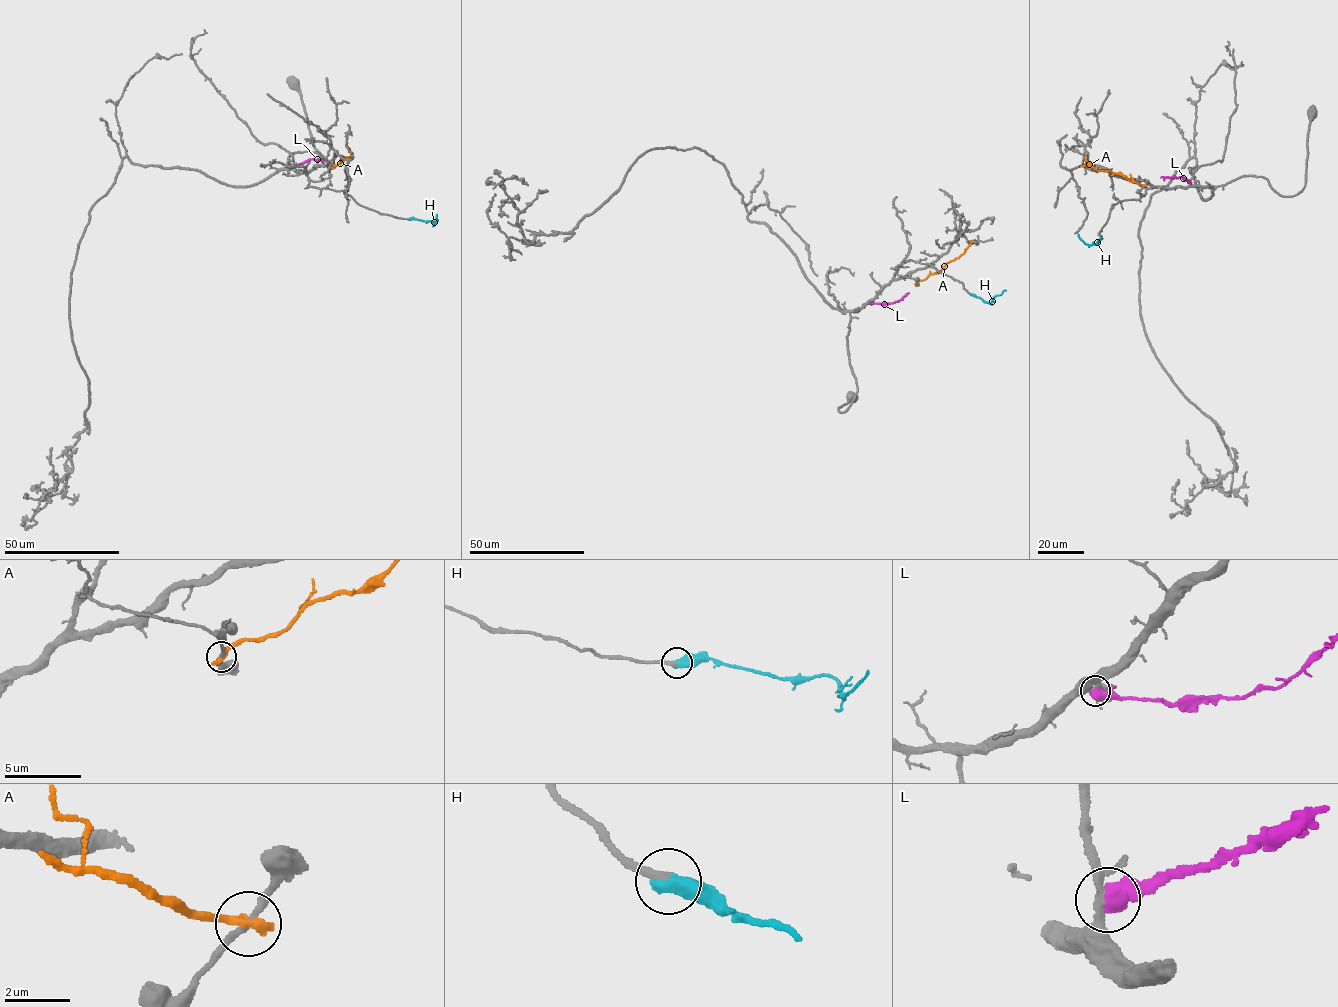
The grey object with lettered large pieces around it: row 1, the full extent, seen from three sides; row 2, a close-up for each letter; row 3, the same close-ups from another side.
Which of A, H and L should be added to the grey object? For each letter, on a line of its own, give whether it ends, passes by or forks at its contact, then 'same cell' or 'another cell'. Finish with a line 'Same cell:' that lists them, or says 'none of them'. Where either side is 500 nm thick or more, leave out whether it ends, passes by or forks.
A: it ends there; another cell
H: same cell
L: another cell
Same cell: H

